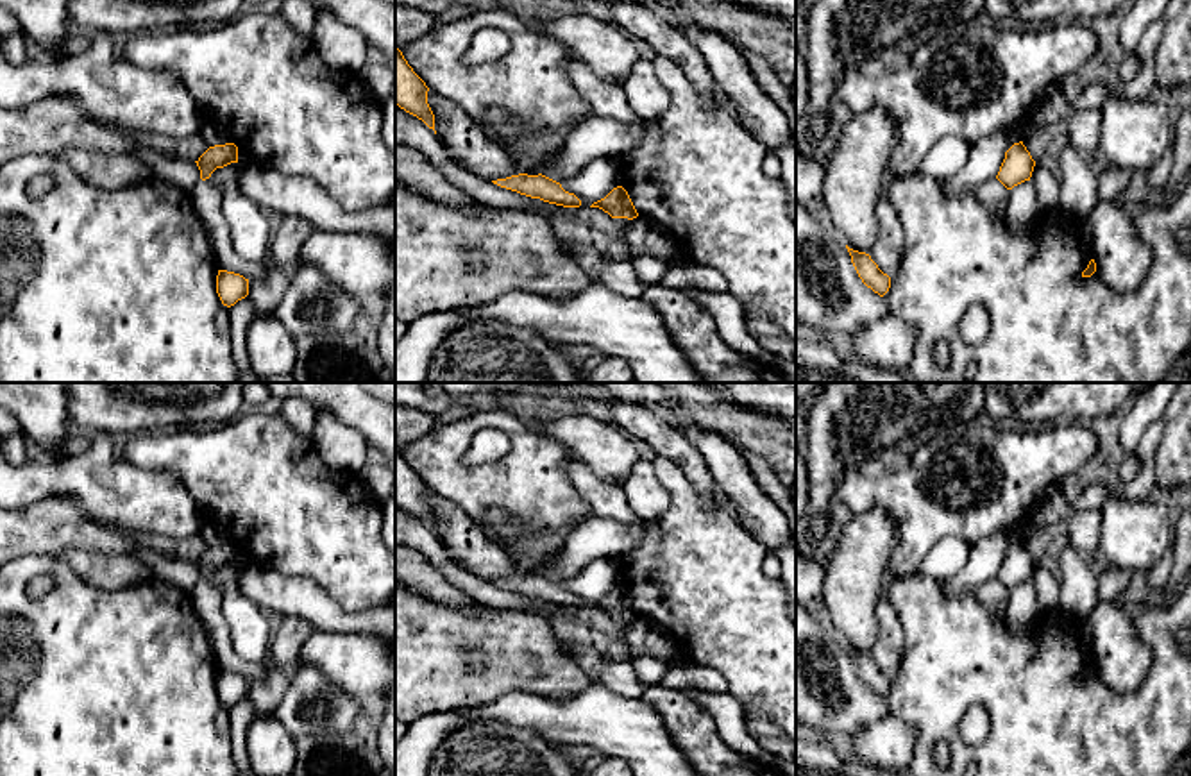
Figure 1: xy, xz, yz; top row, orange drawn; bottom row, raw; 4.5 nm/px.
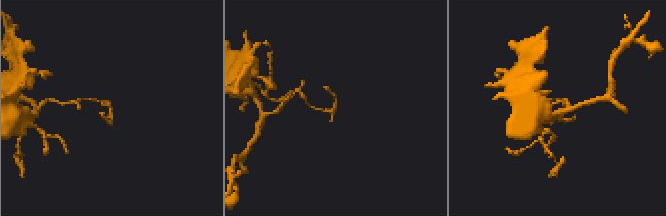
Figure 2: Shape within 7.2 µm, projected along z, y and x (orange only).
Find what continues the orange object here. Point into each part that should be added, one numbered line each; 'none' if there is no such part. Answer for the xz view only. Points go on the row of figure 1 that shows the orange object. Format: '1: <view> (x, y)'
none

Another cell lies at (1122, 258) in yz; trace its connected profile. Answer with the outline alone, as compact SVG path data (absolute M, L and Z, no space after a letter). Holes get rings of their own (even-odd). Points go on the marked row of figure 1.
M1100 202L1084 220L1096 268L1114 291L1134 291L1146 279L1152 250L1116 202Z

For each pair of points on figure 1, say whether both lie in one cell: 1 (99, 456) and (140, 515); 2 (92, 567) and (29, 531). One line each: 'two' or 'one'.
1: one
2: two

